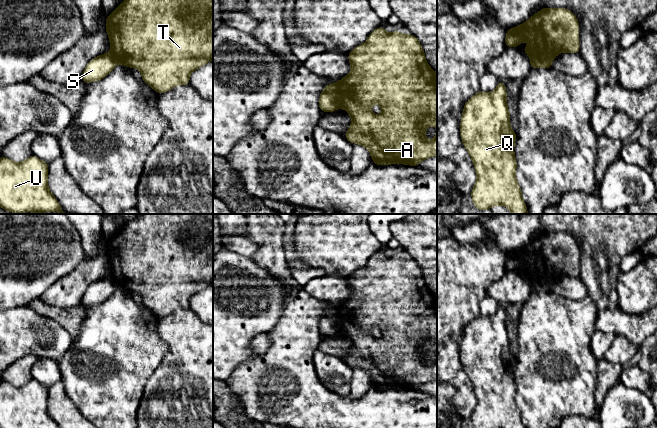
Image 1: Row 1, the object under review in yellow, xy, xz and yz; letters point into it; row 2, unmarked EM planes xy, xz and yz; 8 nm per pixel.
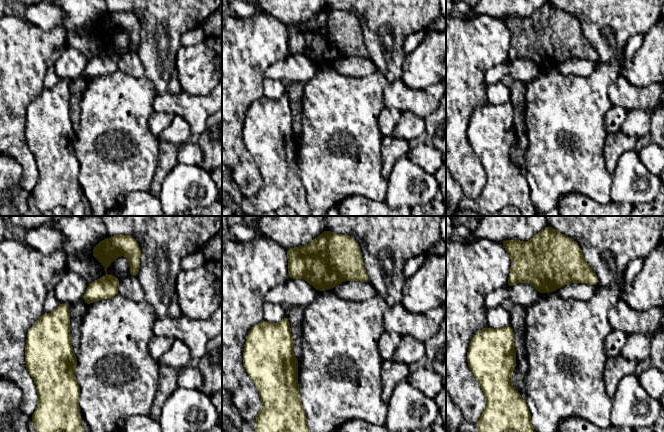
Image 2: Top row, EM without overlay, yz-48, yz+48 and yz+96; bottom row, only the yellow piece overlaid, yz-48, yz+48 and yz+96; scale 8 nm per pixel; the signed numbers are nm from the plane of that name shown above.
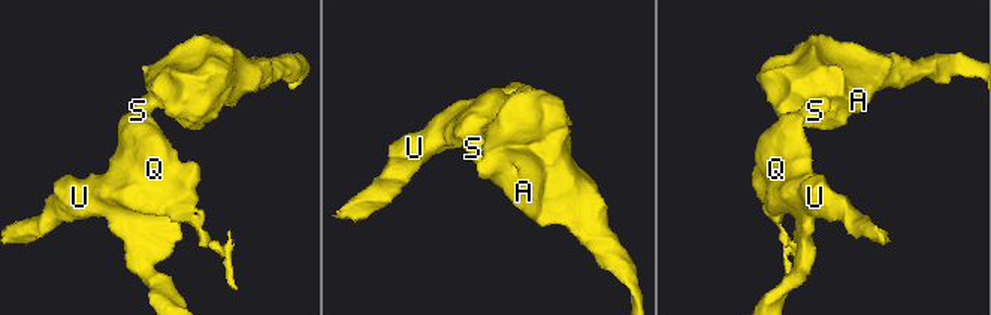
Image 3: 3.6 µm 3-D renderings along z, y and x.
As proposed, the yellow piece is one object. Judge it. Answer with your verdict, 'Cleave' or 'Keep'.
Cleave

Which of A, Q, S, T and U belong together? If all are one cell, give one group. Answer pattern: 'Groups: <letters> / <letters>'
Groups: A T / Q S U

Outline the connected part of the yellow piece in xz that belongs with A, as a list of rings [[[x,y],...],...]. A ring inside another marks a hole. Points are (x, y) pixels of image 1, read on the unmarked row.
[[[382,250],[375,253],[368,261],[367,265],[360,270],[355,271],[350,277],[348,277],[348,283],[351,288],[350,297],[337,306],[338,320],[339,320],[339,332],[345,333],[352,342],[350,352],[345,358],[345,362],[352,368],[360,368],[369,373],[373,387],[377,389],[388,388],[406,388],[412,390],[418,390],[418,388],[429,381],[437,379],[437,354],[436,360],[433,364],[428,365],[425,362],[425,354],[434,349],[437,352],[437,297],[427,288],[425,283],[425,277],[418,263],[413,259],[404,259],[398,254],[392,257],[387,257]],[[373,328],[379,328],[382,332],[382,337],[375,340],[371,336],[371,330]]]

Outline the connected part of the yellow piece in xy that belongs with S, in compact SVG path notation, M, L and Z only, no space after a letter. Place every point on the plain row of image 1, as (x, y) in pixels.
M111 275L92 283L84 293L82 305L85 307L103 303L116 290L117 286Z

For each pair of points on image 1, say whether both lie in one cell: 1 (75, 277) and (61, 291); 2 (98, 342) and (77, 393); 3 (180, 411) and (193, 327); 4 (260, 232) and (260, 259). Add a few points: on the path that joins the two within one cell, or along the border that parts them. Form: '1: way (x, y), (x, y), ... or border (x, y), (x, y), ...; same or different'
1: way (72, 281), (65, 288); same
2: way (91, 355), (86, 366), (86, 380); same
3: way (193, 390), (193, 348); same
4: way (265, 239), (265, 252); same

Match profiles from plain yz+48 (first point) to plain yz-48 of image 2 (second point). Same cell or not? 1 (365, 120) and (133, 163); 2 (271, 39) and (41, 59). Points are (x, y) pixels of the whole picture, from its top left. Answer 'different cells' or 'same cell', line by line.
1: same cell
2: same cell

